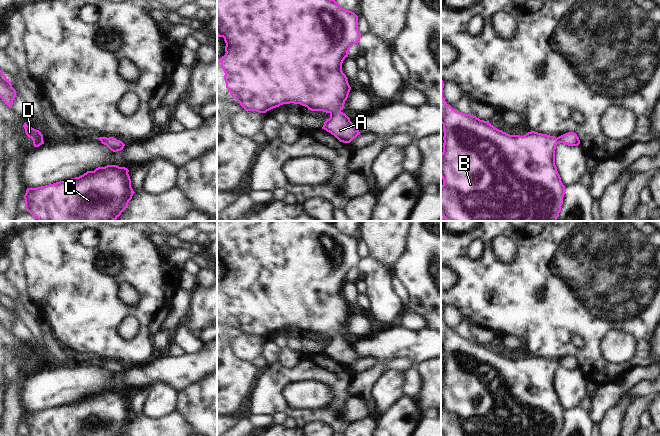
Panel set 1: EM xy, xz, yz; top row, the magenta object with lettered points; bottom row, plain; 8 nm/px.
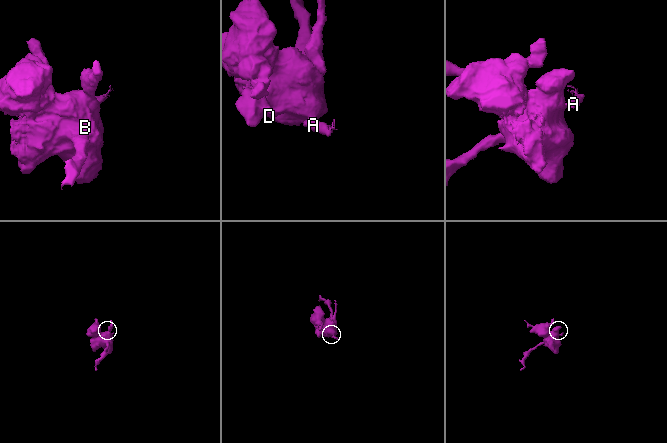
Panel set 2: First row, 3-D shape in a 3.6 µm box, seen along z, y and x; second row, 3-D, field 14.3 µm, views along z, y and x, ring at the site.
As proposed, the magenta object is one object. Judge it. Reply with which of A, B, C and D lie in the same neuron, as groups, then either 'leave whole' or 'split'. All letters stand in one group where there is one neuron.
A B C D | leave whole

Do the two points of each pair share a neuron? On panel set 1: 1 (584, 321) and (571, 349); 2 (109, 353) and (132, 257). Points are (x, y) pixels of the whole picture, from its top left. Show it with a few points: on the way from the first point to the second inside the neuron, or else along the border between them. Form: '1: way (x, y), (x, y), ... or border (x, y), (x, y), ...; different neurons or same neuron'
1: way (577, 327), (568, 336), (568, 342); same neuron
2: way (108, 329), (108, 284), (111, 281); same neuron

